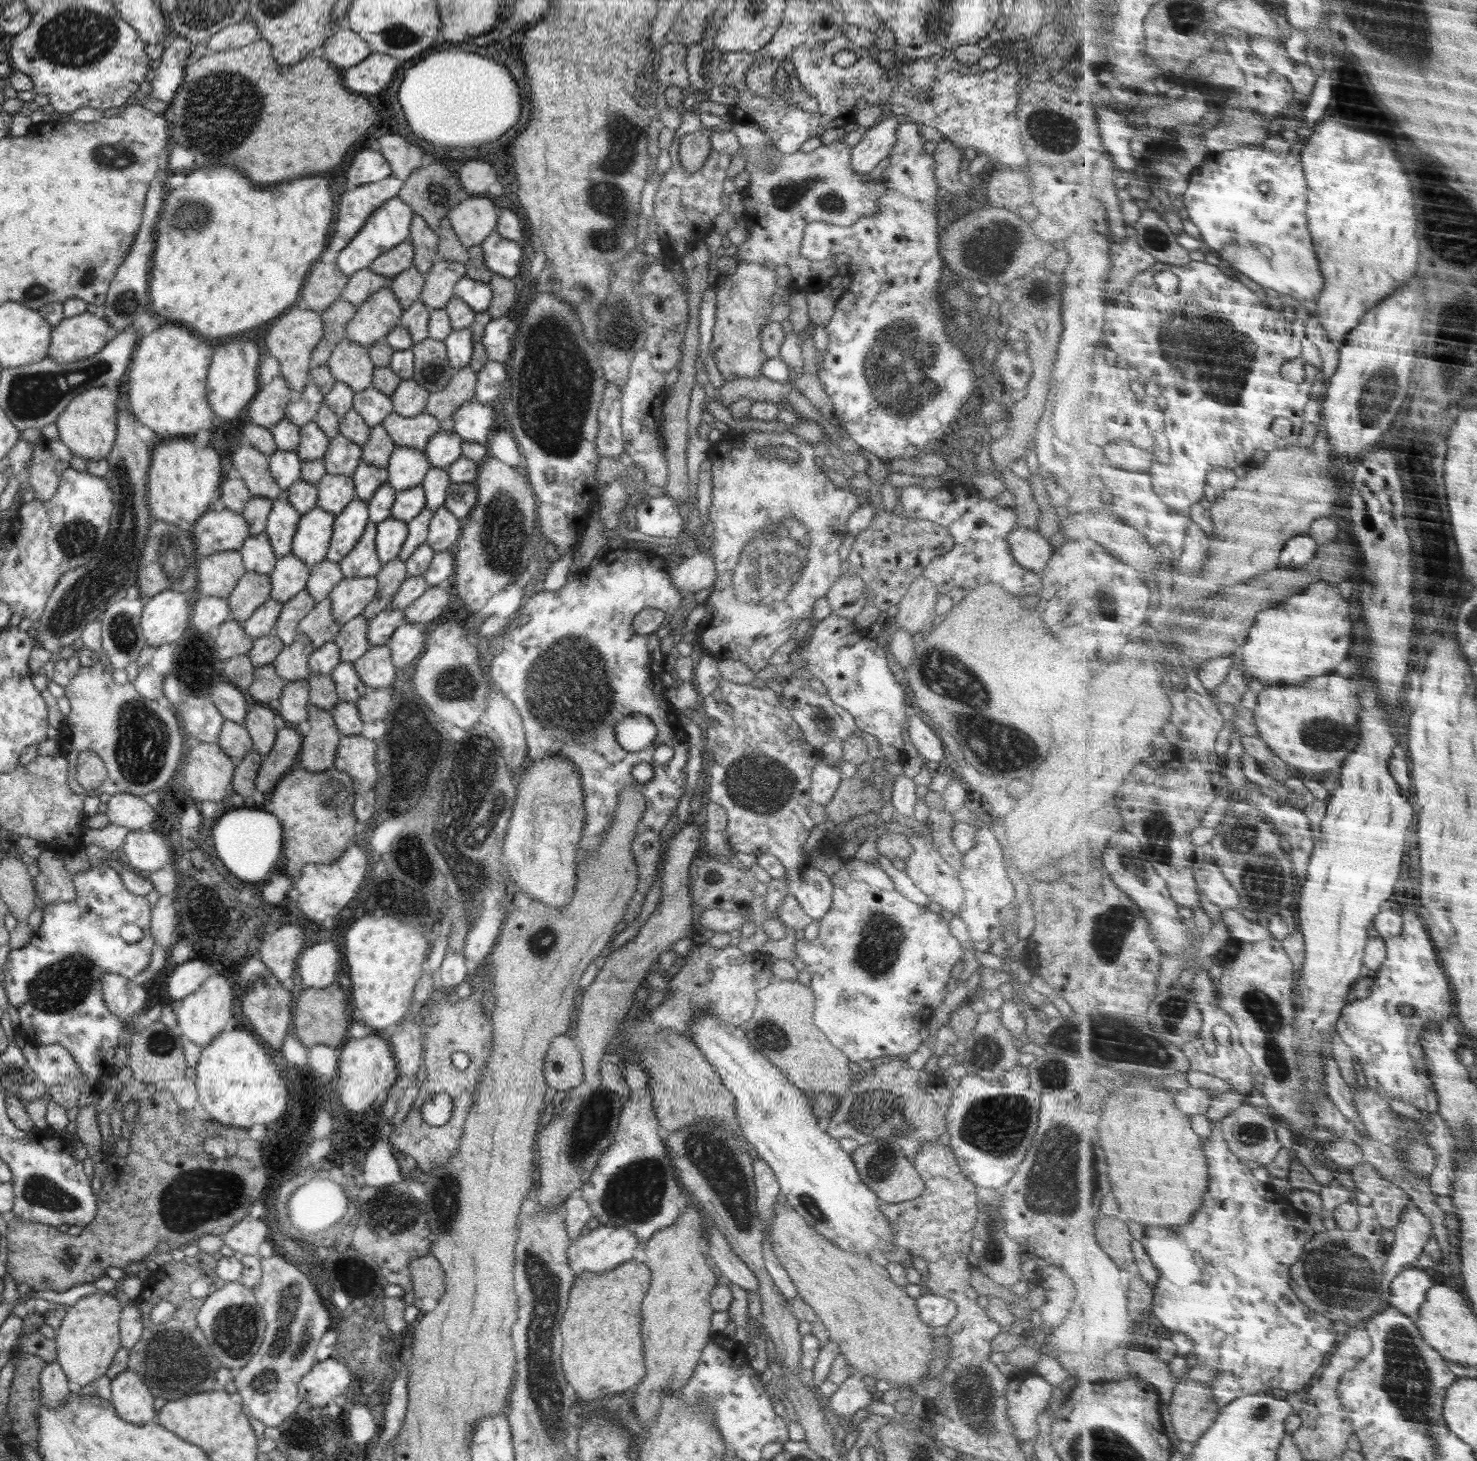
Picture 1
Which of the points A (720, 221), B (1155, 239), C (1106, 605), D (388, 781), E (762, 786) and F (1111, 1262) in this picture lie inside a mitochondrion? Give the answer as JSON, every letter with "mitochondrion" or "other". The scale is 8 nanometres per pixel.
{"A":"other","B":"mitochondrion","C":"mitochondrion","D":"other","E":"mitochondrion","F":"other"}

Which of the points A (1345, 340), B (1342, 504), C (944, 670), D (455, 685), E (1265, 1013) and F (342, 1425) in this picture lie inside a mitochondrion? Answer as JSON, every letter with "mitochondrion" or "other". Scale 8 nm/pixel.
{"A":"other","B":"other","C":"mitochondrion","D":"mitochondrion","E":"mitochondrion","F":"other"}

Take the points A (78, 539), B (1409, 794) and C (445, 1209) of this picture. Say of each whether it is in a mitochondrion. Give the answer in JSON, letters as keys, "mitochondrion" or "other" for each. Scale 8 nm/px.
{"A":"mitochondrion","B":"other","C":"mitochondrion"}

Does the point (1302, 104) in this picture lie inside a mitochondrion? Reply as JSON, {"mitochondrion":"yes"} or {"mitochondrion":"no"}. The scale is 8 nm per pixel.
{"mitochondrion":"no"}

